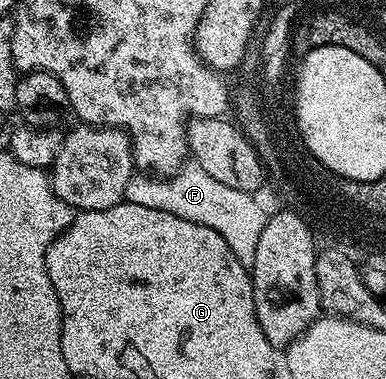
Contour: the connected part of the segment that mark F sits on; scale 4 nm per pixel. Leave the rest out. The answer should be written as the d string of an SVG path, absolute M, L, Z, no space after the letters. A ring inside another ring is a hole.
M195 163L179 169L173 177L135 175L131 177L125 195L126 201L140 207L156 207L156 211L168 211L168 215L180 215L180 219L212 227L212 231L216 231L216 235L220 235L224 243L232 247L232 255L236 255L236 259L247 267L254 264L256 243L260 243L260 231L265 230L268 216L267 210L258 206L256 198L253 192L237 190L212 179Z

